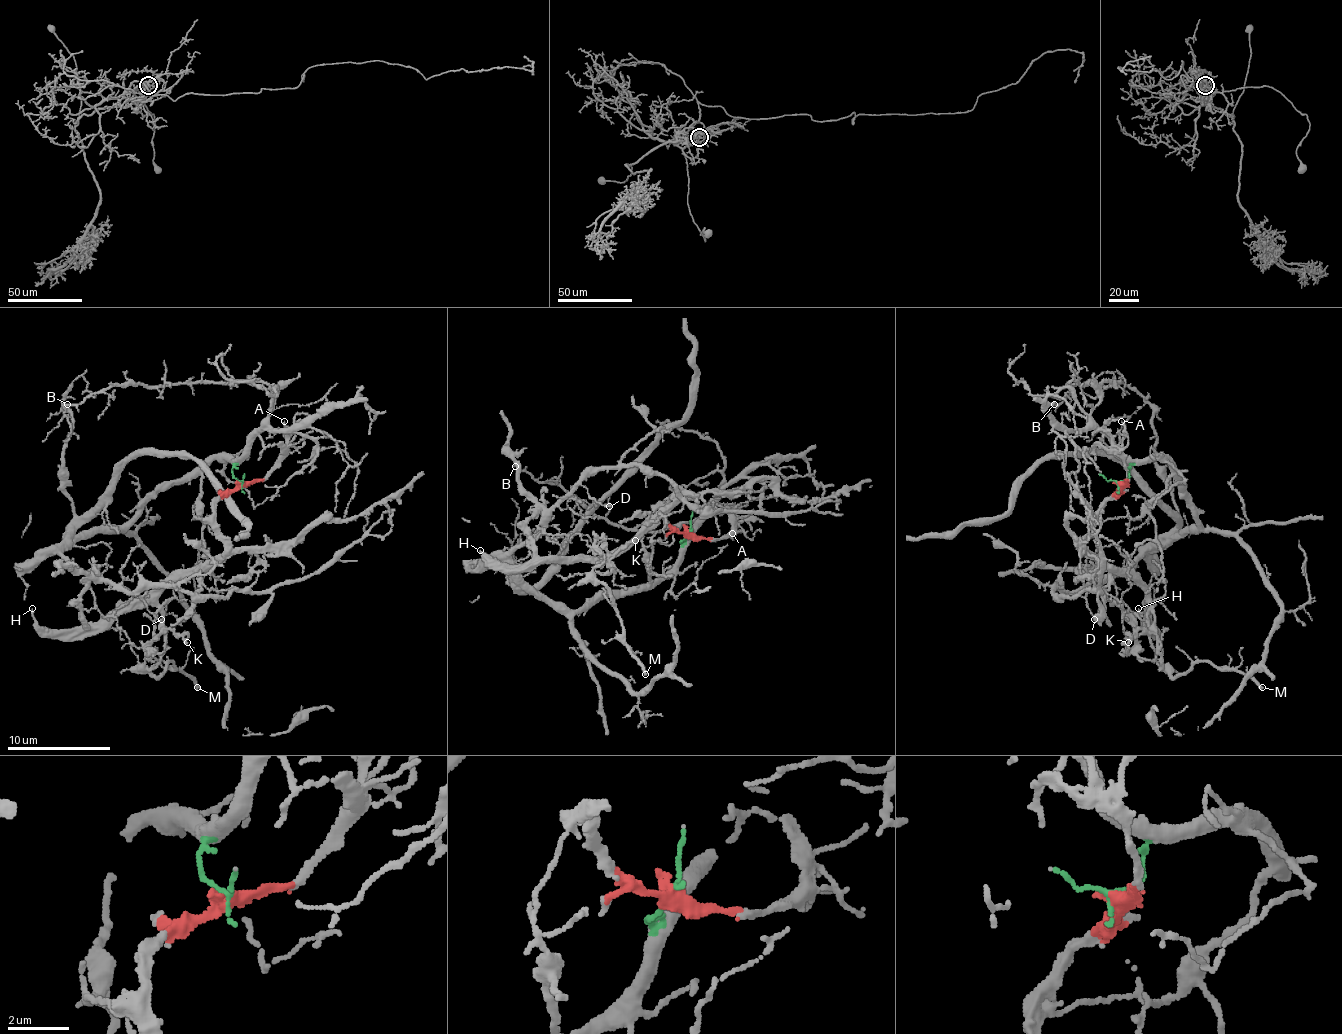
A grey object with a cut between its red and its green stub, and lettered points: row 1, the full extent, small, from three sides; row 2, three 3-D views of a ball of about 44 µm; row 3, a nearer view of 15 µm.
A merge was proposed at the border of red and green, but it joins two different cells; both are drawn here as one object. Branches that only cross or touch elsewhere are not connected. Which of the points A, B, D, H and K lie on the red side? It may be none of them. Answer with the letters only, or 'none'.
A, H, K

